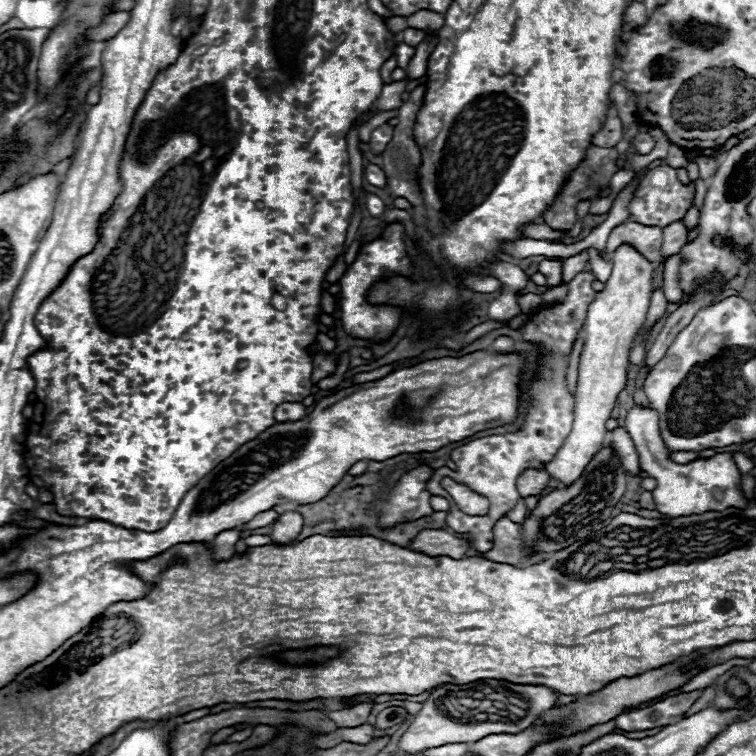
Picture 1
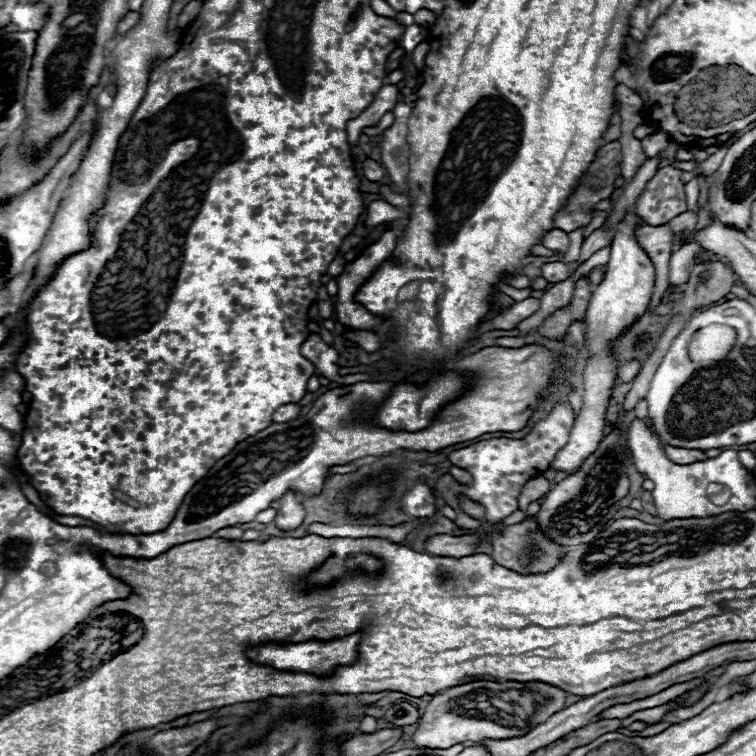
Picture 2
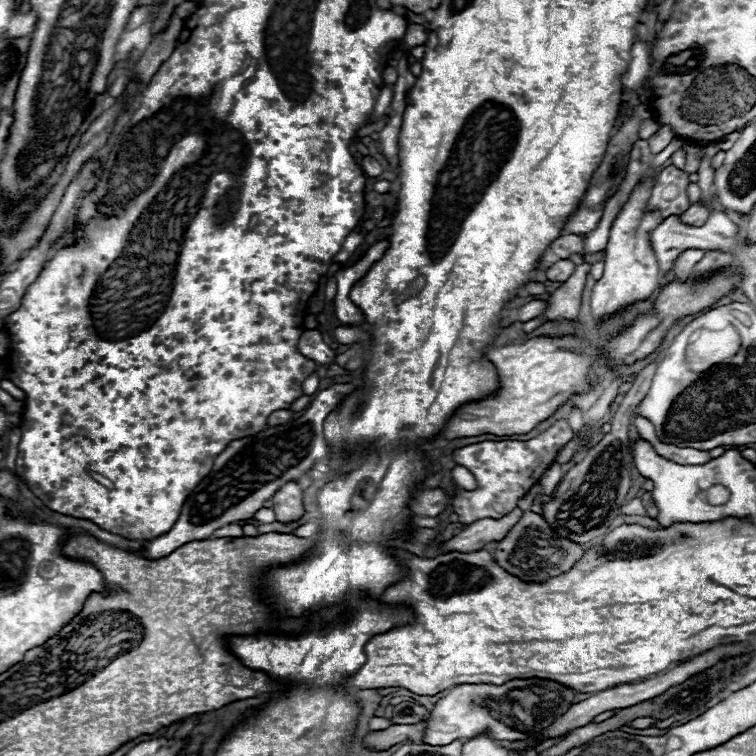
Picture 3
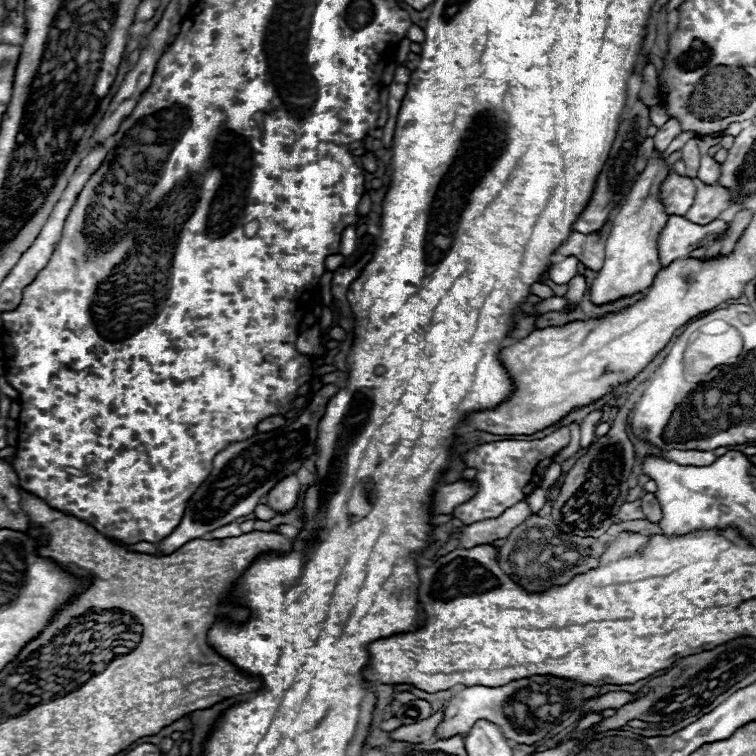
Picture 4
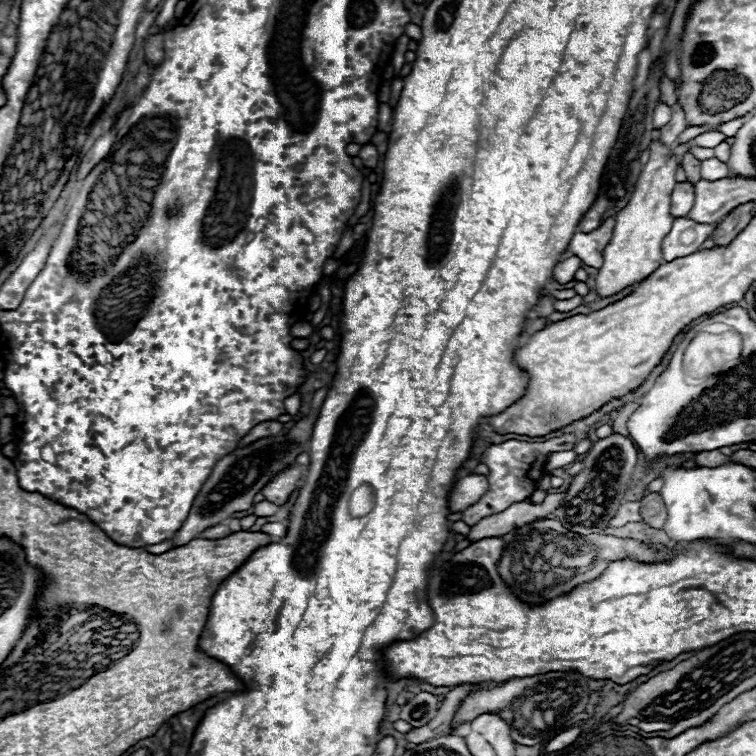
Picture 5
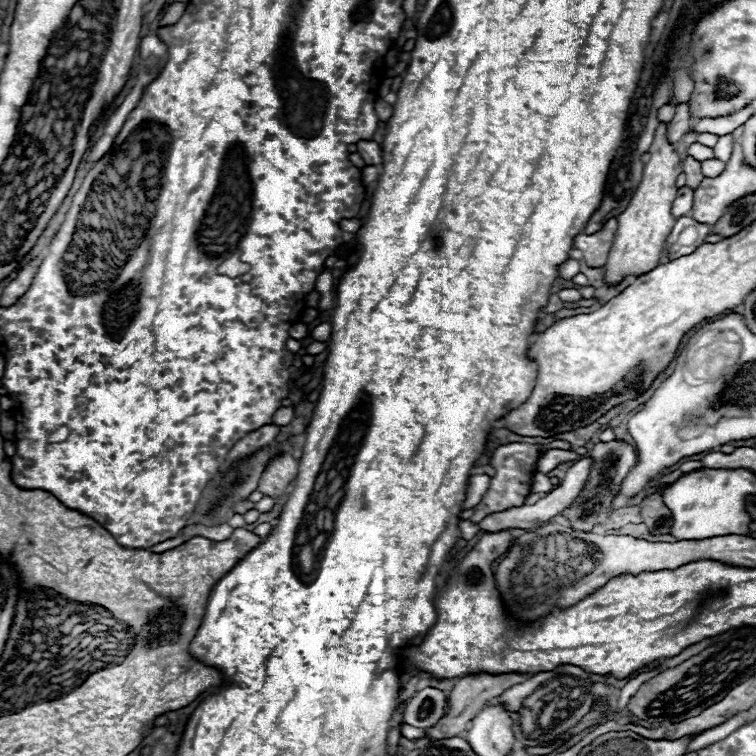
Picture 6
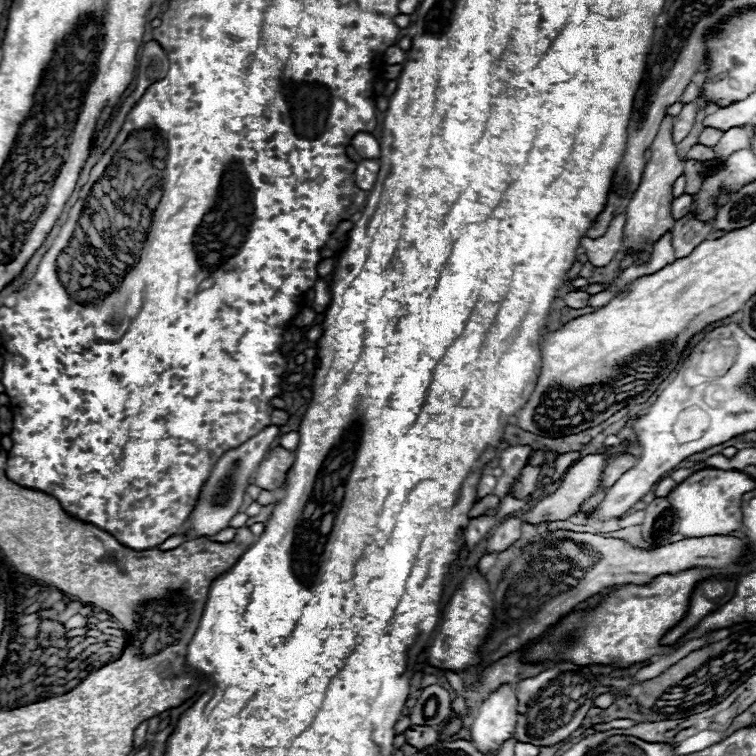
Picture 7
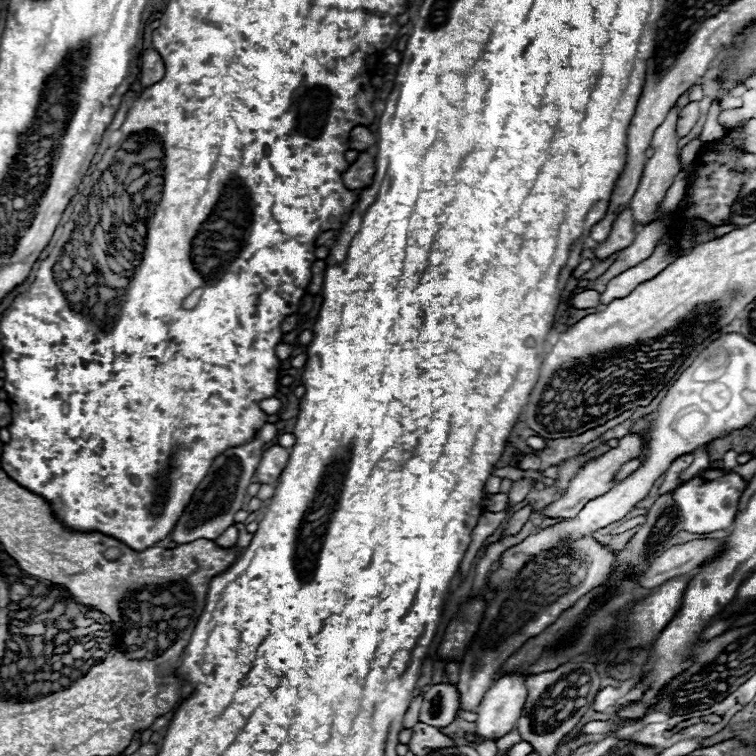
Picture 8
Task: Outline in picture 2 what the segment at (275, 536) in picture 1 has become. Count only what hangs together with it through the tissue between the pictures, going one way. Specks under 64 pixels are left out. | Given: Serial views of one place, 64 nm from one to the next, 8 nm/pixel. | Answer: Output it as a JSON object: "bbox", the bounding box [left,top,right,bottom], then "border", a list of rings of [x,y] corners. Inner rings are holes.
{"bbox":[274,492,306,530],"border":[[[288,492],[280,500],[280,510],[278,510],[276,518],[274,518],[274,526],[278,530],[296,530],[302,524],[306,512],[304,512],[302,504],[298,502],[298,498],[300,498],[298,494]]]}

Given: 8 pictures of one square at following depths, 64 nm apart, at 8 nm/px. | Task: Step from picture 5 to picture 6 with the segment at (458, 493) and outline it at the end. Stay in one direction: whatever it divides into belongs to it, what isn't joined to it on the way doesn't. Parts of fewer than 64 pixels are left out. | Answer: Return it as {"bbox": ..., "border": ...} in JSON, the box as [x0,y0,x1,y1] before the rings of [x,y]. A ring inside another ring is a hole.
{"bbox":[462,474,490,510],"border":[[[486,474],[470,476],[470,480],[468,480],[468,488],[466,488],[466,498],[464,498],[462,508],[464,508],[464,510],[474,508],[474,506],[482,500],[482,496],[486,494],[488,488],[490,488],[490,476],[486,476]]]}

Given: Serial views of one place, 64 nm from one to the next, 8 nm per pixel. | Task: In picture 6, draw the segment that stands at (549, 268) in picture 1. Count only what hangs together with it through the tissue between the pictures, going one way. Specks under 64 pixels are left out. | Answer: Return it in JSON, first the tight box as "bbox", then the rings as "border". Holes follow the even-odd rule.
{"bbox":[558,258,580,280],"border":[[[576,258],[566,260],[566,262],[558,268],[558,276],[560,276],[562,280],[572,280],[578,272],[580,272],[580,262],[578,262]]]}

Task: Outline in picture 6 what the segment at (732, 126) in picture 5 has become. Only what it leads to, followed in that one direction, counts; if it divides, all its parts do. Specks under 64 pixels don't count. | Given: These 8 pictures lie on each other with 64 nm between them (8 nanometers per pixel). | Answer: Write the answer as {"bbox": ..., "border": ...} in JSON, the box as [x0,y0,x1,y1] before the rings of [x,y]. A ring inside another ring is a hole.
{"bbox":[690,106,754,136],"border":[[[746,106],[744,110],[732,114],[732,116],[726,116],[726,118],[704,118],[700,122],[696,122],[690,132],[696,132],[696,134],[702,134],[702,132],[712,132],[712,134],[718,134],[718,136],[724,136],[724,134],[732,134],[738,126],[742,126],[750,116],[754,114],[754,106]]]}

